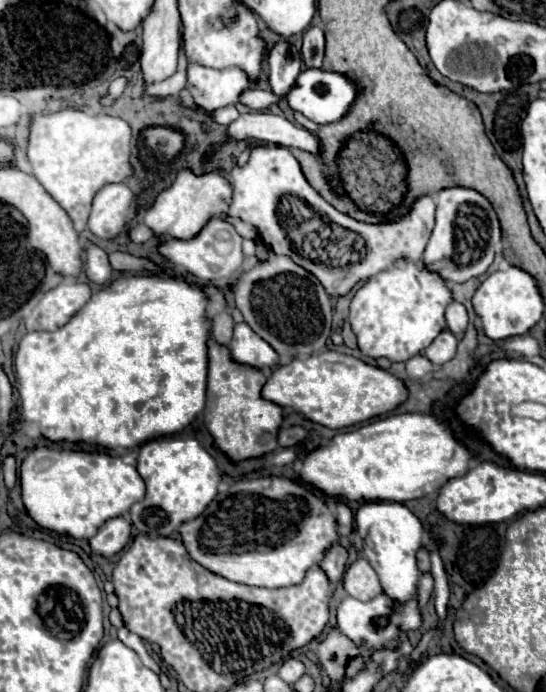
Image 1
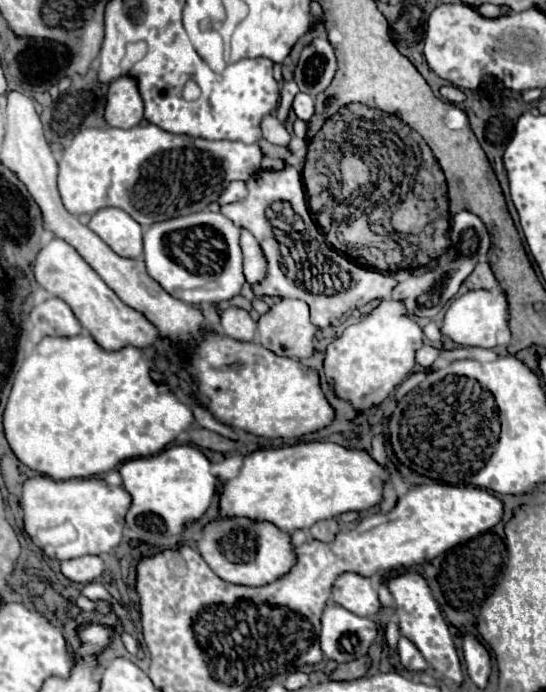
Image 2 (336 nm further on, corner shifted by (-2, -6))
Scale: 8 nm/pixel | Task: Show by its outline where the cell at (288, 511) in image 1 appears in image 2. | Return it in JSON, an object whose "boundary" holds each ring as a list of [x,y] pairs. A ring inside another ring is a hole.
{"boundary":[[[232,515],[210,521],[202,529],[202,537],[198,539],[196,547],[220,579],[236,585],[260,587],[274,583],[296,565],[296,553],[290,535],[280,531],[270,521],[254,521],[248,517]]]}

